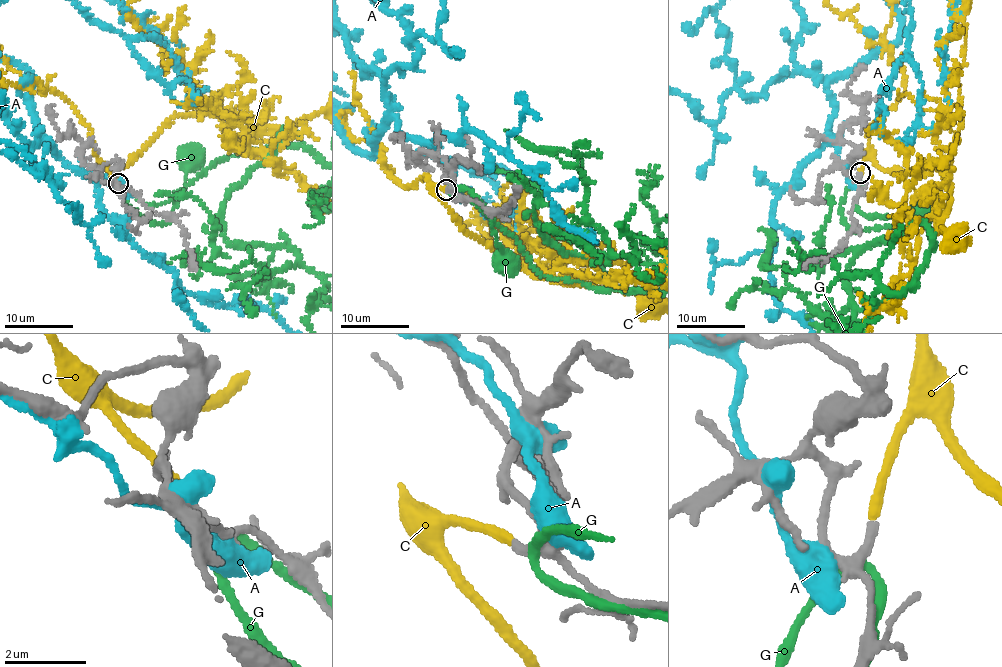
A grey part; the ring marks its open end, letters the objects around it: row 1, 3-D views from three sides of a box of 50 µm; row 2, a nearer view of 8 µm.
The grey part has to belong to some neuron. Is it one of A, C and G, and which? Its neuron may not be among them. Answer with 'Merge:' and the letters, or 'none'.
Merge: C

